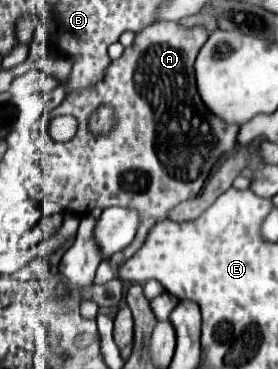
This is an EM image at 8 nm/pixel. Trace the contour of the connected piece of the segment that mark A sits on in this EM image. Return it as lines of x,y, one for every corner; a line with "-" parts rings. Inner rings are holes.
155,22
135,36
133,46
125,48
119,60
111,62
111,66
105,72
105,78
97,82
95,88
87,88
81,94
67,96
61,102
61,106
49,114
51,120
55,116
65,116
65,114
77,118
79,128
69,142
55,142
49,136
49,124
37,124
39,132
33,138
35,154
25,158
21,170
23,184
35,200
53,200
59,206
63,206
63,210
69,210
73,214
89,214
89,210
97,206
99,208
127,206
139,212
141,226
137,230
135,240
125,250
109,258
109,264
115,274
119,270
119,264
129,260
145,244
153,224
167,220
169,210
173,210
177,204
195,198
203,188
209,172
219,162
219,158
237,148
239,126
225,124
225,120
213,116
213,112
209,112
209,108
201,104
201,96
197,96
193,64
205,40
207,40
207,30
203,26
183,28
177,22
-
101,104
111,104
115,108
117,126
107,136
93,136
87,130
87,120
95,110
95,106

